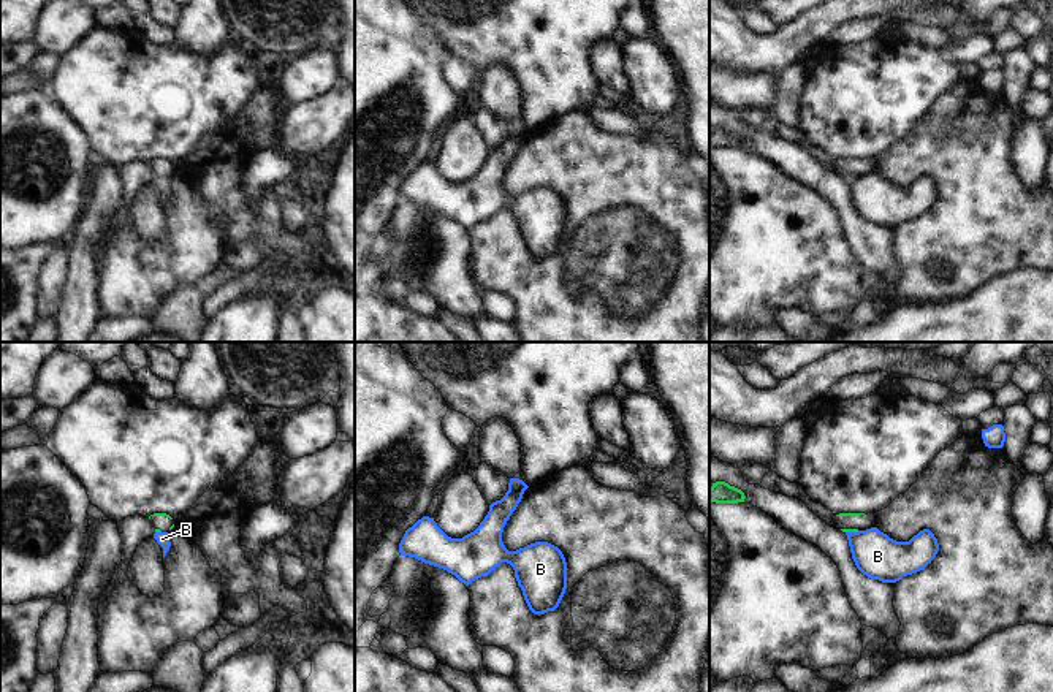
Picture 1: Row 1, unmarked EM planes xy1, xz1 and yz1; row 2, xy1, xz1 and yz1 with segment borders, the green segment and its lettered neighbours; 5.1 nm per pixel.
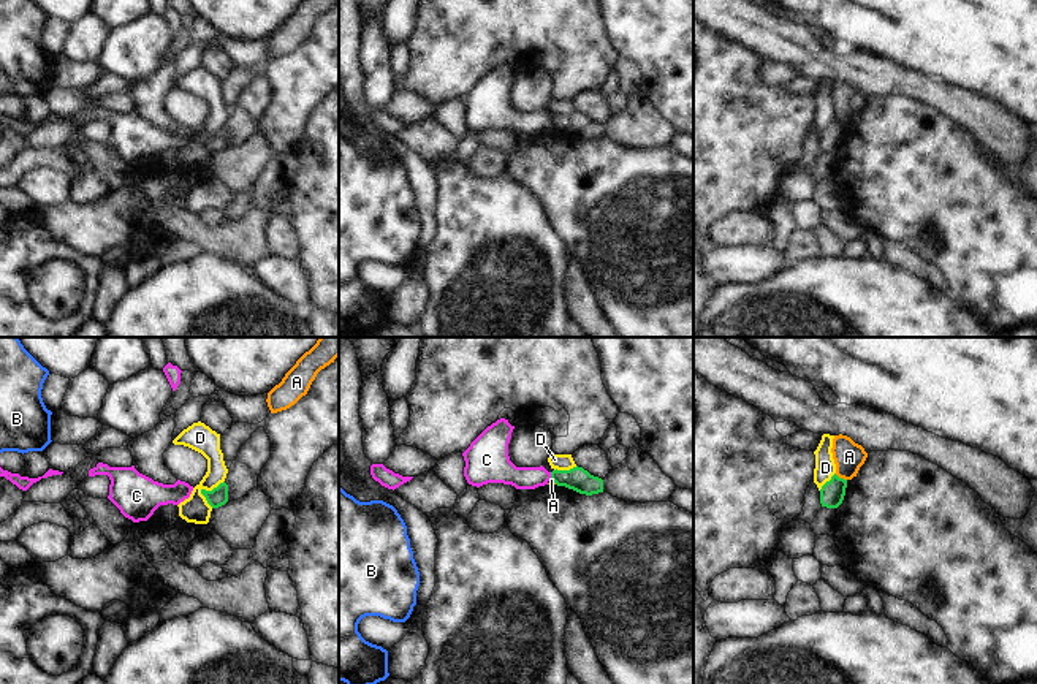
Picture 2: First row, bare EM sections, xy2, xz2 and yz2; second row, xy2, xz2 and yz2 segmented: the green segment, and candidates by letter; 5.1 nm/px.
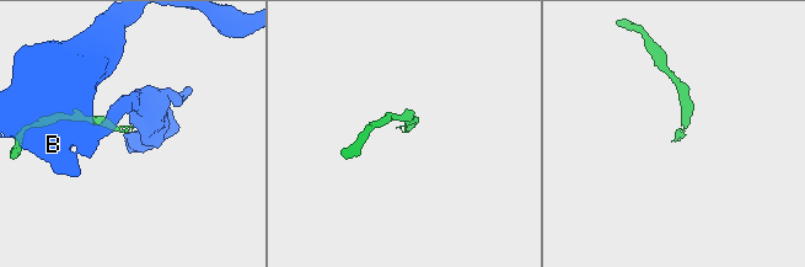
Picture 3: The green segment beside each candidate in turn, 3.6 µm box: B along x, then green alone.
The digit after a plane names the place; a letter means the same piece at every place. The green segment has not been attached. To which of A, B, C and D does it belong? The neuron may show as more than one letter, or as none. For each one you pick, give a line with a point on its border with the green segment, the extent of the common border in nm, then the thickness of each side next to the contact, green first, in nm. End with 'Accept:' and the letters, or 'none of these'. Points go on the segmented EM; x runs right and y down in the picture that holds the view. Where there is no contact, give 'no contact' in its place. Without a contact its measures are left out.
Accept: none of these

